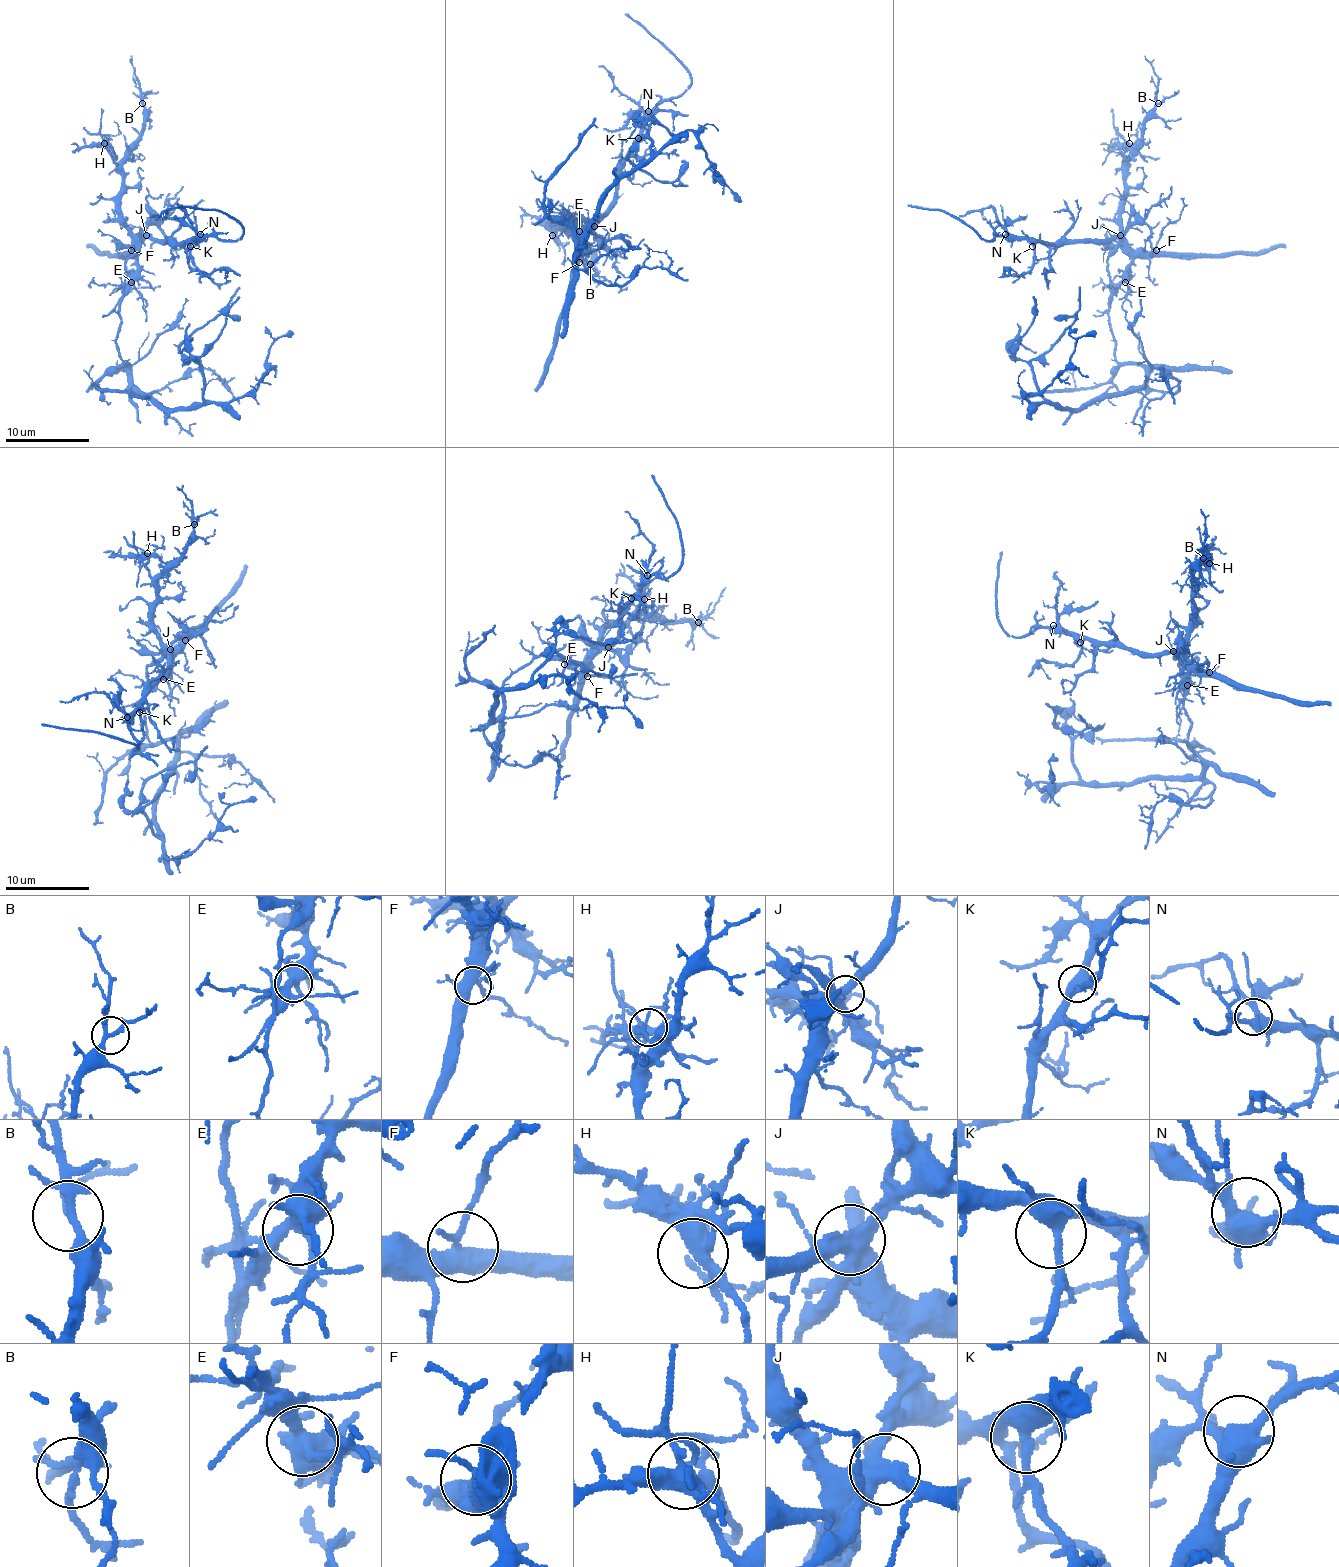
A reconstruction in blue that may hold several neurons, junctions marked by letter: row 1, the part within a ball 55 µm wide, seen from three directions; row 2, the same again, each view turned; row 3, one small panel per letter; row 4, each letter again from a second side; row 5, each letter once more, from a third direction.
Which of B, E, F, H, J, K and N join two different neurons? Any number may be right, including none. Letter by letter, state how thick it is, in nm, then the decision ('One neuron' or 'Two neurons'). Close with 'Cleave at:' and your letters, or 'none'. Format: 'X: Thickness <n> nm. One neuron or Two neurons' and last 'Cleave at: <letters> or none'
B: Thickness 220 nm. One neuron
E: Thickness 550 nm. One neuron
F: Thickness 400 nm. One neuron
H: Thickness 380 nm. One neuron
J: Thickness 460 nm. Two neurons
K: Thickness 400 nm. One neuron
N: Thickness 460 nm. One neuron
Cleave at: J

